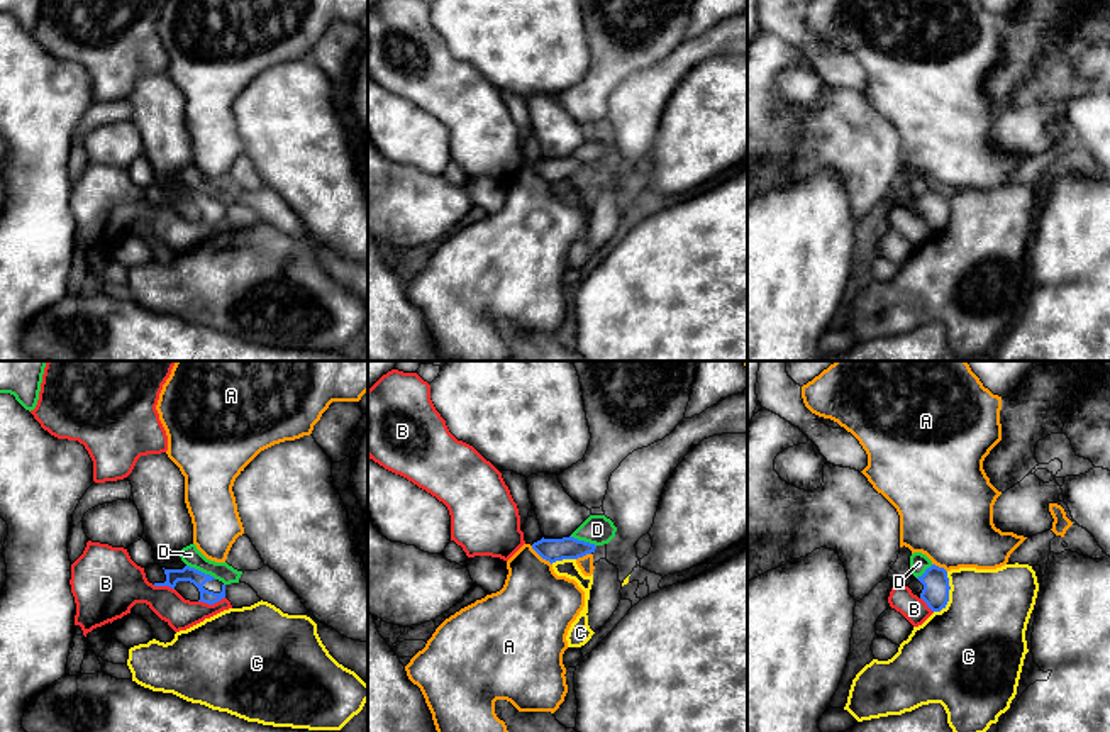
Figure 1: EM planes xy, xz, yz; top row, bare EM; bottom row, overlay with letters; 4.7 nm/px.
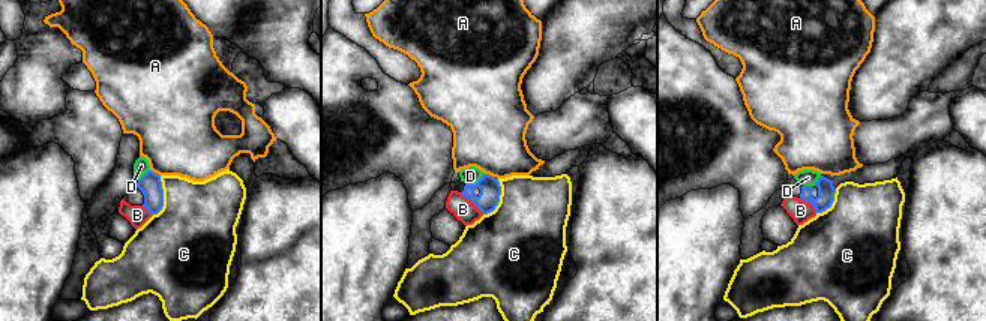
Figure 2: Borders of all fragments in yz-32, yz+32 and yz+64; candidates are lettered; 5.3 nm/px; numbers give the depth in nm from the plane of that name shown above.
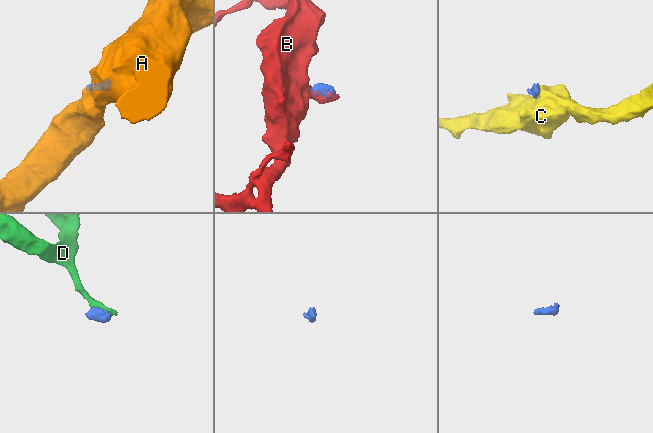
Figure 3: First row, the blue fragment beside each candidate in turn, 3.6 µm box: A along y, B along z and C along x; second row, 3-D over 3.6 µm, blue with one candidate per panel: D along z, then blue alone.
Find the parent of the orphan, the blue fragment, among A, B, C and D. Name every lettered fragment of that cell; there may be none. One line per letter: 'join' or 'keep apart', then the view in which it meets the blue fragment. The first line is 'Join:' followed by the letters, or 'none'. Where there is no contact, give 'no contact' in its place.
Join: none
A: keep apart | xz
B: keep apart | xy
C: keep apart | yz
D: keep apart | xy

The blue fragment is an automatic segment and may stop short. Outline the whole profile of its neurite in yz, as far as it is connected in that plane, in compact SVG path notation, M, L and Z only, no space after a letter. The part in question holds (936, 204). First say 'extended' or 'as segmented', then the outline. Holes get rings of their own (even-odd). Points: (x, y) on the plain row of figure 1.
extended | M932 185L908 208L917 212L932 232L941 232L949 222L949 198L944 188Z

